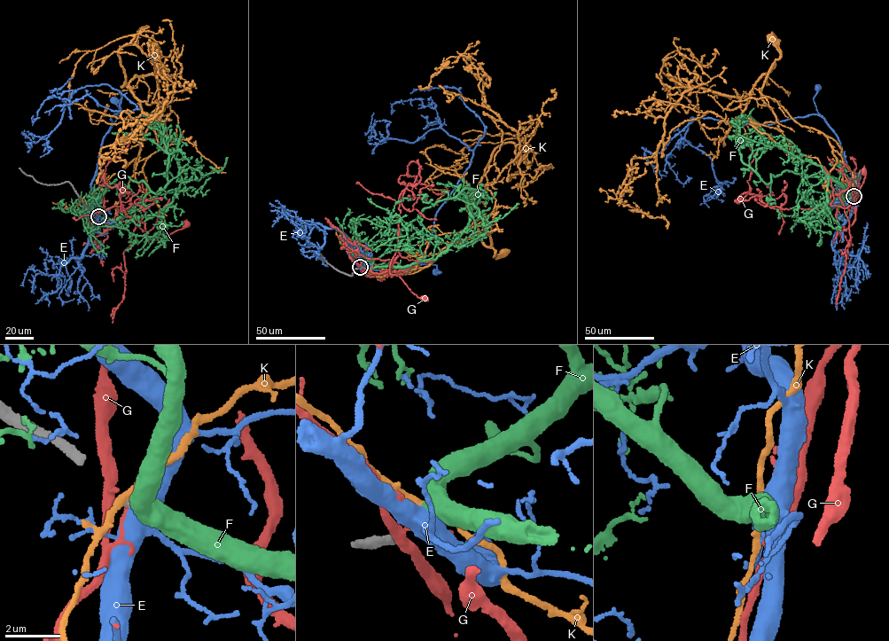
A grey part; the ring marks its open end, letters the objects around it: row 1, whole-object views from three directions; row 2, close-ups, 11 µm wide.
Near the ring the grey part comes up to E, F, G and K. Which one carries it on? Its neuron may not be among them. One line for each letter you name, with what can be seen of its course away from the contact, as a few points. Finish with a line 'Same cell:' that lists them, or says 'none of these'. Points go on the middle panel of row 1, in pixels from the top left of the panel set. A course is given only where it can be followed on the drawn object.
F: course (360, 267), (387, 249), (395, 234), (424, 208), (465, 188), (472, 190), (455, 199), (456, 189), (436, 183)
Same cell: F

